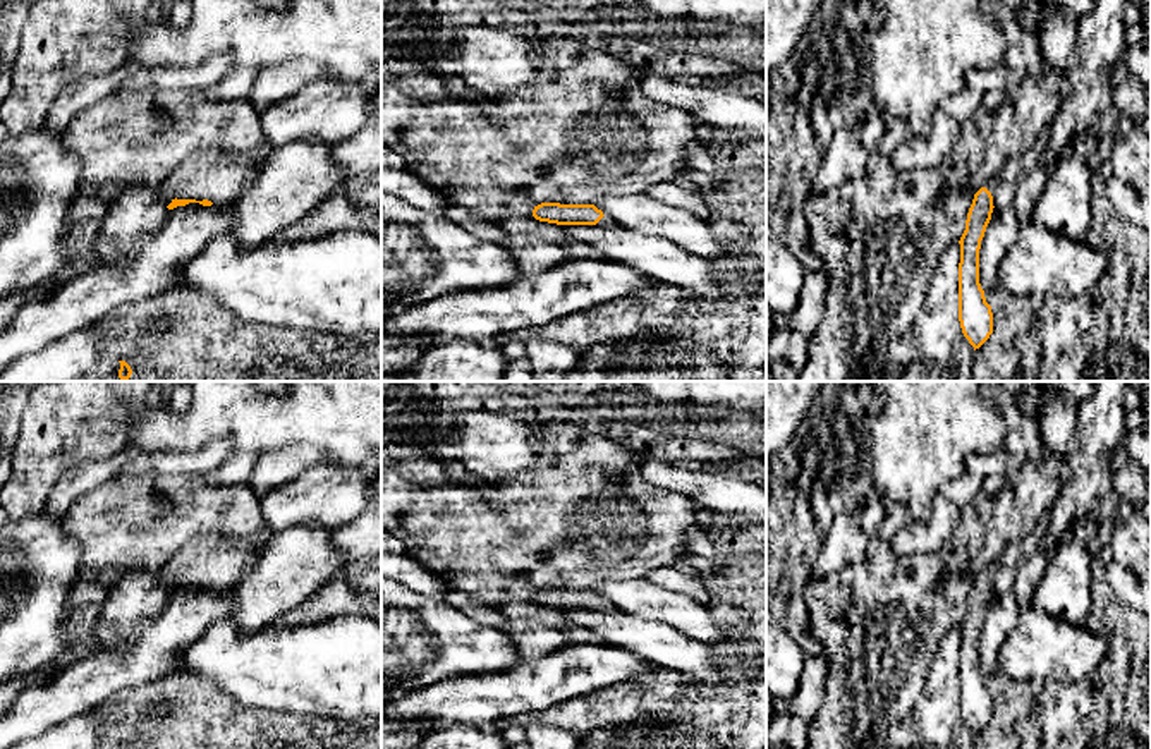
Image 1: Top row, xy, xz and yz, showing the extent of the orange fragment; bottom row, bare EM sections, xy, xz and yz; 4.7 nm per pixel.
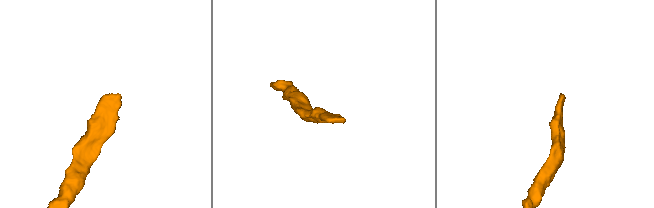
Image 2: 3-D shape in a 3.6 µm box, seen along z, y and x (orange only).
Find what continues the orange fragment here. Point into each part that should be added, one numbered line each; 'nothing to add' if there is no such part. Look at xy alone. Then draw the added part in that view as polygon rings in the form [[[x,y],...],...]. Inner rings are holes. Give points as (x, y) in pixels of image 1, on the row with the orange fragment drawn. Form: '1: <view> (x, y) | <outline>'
1: xy (217, 176) | [[[266,137],[253,155],[199,149],[189,155],[163,186],[177,199],[208,199],[228,206],[256,179],[271,149]]]

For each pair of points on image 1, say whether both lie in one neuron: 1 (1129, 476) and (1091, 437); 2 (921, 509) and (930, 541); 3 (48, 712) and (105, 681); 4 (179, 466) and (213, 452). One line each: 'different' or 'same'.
1: different
2: different
3: same
4: same

